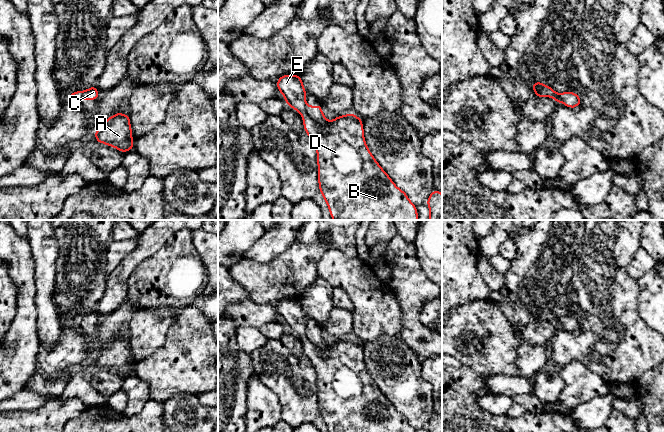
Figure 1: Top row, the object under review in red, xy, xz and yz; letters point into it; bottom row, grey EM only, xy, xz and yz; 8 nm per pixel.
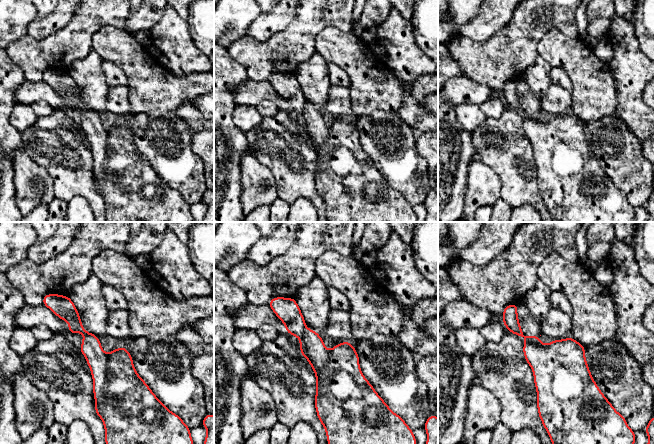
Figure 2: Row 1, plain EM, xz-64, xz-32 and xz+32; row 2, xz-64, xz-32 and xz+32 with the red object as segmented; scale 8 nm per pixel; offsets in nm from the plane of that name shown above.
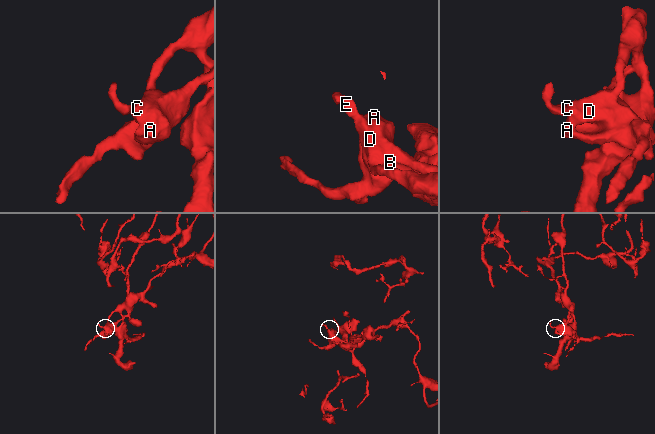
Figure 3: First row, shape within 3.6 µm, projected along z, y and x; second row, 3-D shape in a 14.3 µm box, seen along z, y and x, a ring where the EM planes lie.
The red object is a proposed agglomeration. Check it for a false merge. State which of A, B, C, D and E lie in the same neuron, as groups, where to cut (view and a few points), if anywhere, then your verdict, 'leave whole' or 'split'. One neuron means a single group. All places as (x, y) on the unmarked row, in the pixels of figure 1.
A B D E / C | xz (306, 330), (306, 337), (318, 348), (325, 350), (328, 347) | split

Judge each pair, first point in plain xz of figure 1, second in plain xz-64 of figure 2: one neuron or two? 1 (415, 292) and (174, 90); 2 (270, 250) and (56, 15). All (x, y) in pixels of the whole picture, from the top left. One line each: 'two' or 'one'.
1: two
2: one

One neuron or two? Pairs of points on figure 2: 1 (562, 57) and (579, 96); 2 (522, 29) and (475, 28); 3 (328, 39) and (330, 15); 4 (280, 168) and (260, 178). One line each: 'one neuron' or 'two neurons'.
1: one neuron
2: two neurons
3: two neurons
4: two neurons

